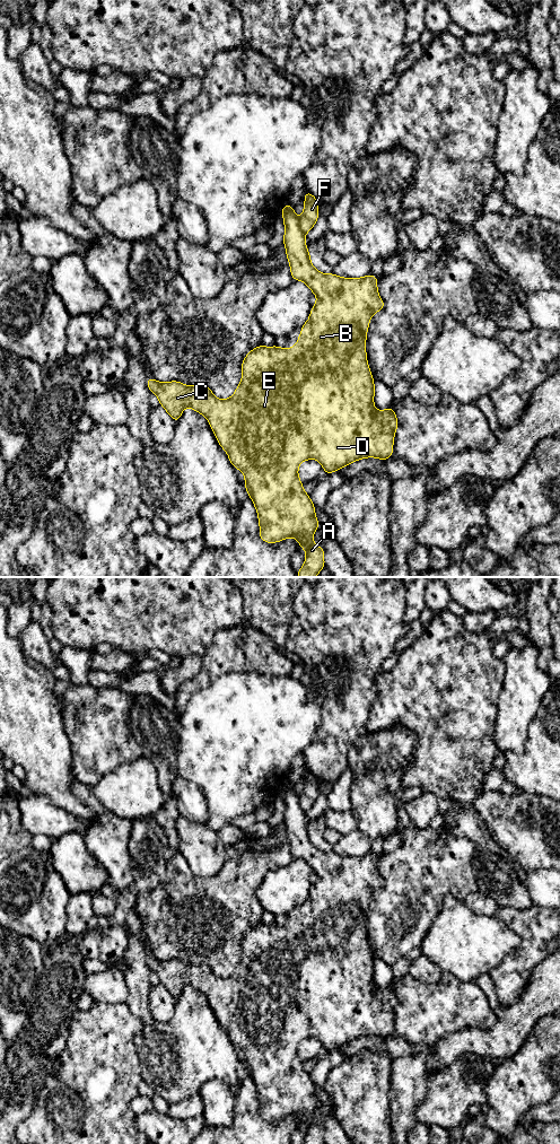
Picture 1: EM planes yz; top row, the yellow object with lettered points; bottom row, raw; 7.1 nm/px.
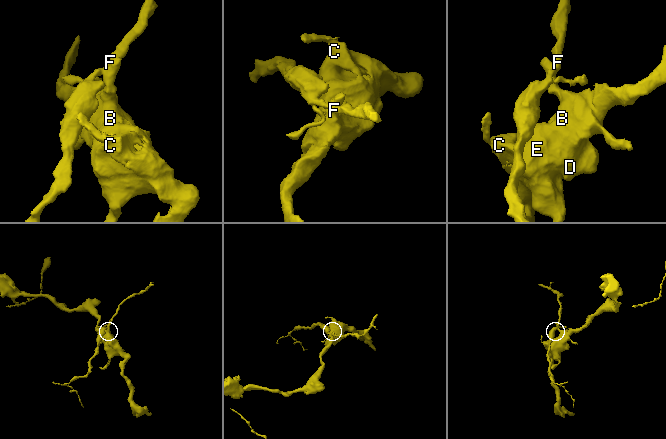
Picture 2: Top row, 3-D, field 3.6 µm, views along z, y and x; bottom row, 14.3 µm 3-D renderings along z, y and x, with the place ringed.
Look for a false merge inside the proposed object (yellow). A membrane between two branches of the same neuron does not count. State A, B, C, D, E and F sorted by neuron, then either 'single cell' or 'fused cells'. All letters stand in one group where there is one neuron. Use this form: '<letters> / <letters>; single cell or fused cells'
A B C D E / F; fused cells

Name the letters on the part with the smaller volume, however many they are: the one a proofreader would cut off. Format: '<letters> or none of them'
F

